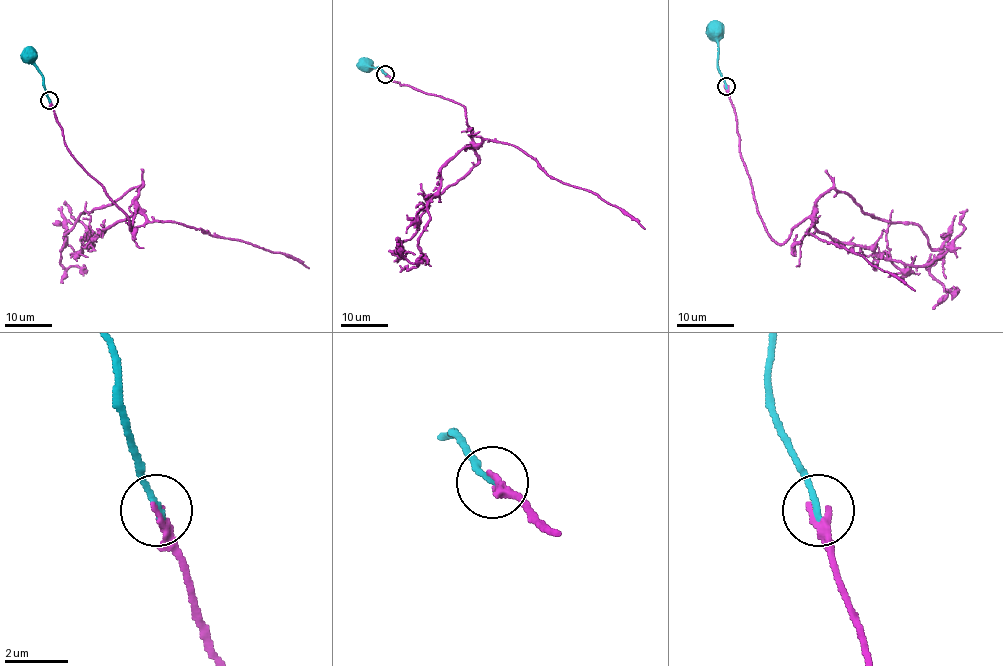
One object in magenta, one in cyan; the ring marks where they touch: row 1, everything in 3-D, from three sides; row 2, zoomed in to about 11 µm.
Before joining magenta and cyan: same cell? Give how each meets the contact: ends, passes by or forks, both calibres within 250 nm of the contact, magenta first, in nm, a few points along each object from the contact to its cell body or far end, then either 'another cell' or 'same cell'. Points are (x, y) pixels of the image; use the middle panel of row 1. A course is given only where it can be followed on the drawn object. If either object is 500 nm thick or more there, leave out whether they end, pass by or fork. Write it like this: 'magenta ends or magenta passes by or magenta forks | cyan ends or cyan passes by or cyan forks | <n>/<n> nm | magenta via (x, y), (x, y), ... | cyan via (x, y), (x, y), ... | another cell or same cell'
magenta ends | cyan ends | 260/240 nm | magenta via (385, 73), (463, 106), (478, 162), (430, 201), (401, 248), (397, 241), (411, 263), (421, 254) | cyan via (385, 74), (379, 67), (363, 63) | same cell

